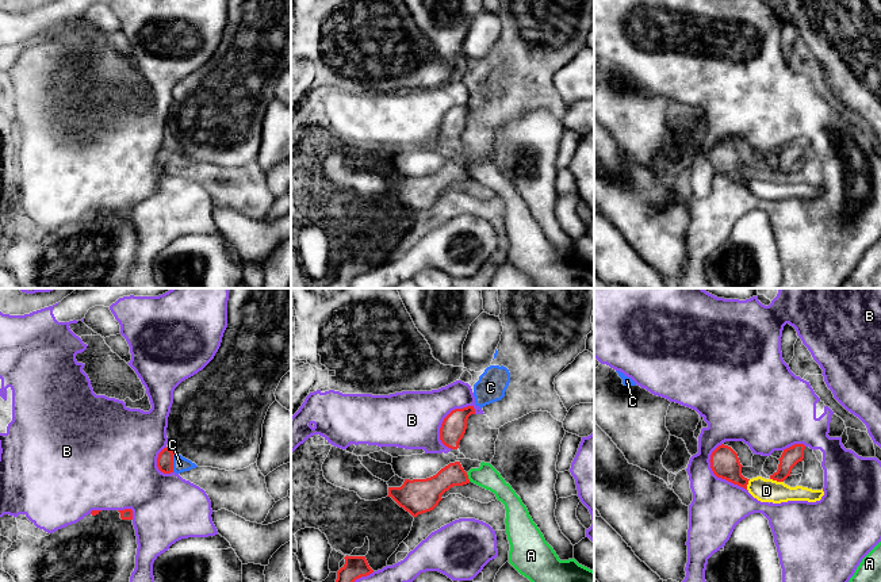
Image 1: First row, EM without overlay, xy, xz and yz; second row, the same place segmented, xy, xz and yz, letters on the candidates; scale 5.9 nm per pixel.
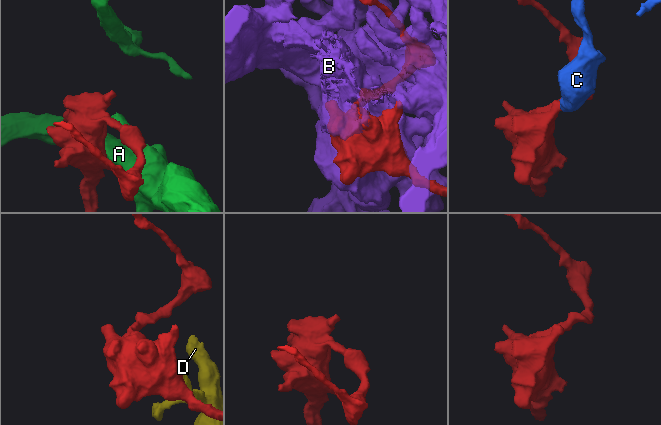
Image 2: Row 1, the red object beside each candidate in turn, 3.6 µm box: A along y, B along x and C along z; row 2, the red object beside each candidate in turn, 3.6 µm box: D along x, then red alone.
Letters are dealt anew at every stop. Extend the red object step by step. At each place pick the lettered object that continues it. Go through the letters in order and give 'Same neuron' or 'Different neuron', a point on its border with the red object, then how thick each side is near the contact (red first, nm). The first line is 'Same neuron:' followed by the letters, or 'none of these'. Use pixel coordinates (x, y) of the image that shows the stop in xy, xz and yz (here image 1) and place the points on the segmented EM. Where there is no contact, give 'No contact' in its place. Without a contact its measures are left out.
Same neuron: C
A: Different neuron. Touches red at xz (467, 477). Thickness 160 nm (red) against 140 nm
B: Different neuron. Touches red at xz (443, 421). Thickness 150 nm (red) against 340 nm
C: Same neuron. Touches red at xy (172, 462). Thickness 100 nm (red) against 90 nm
D: Different neuron. Touches red at yz (777, 481). Thickness 110 nm (red) against 140 nm

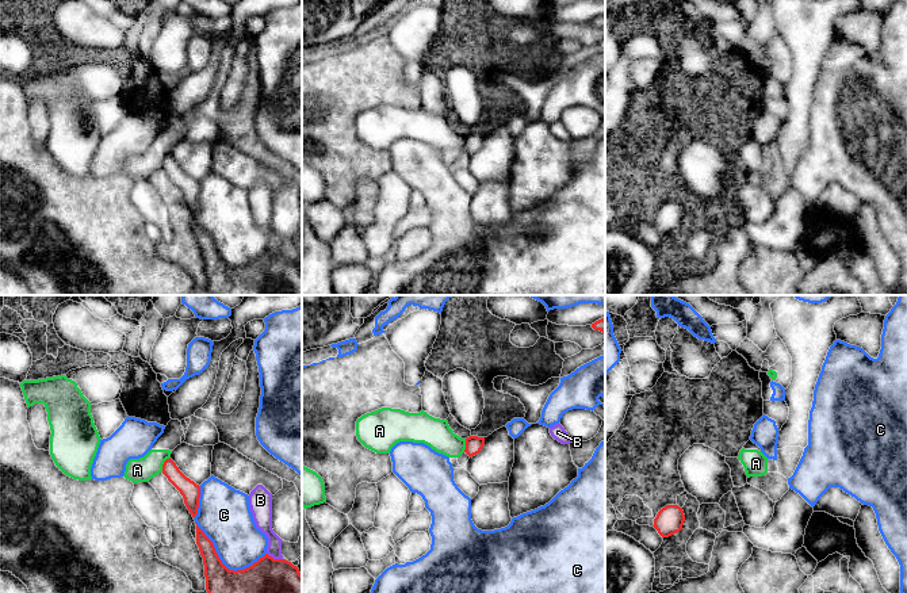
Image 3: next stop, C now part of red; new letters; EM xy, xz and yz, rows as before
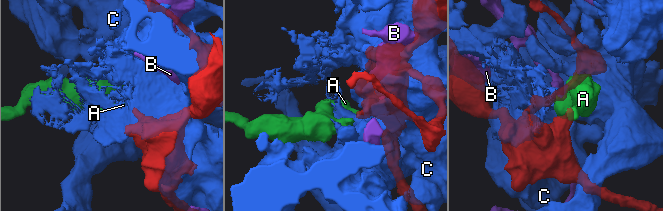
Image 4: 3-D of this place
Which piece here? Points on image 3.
Same neuron: none of these
A: Different neuron. Touches red at xy (163, 465). Thickness 110 nm (red) against 140 nm
B: Different neuron. Touches red at xy (275, 559). Thickness 200 nm (red) against 100 nm
C: Different neuron. Touches red at xy (222, 563). Thickness 190 nm (red) against 300 nm

